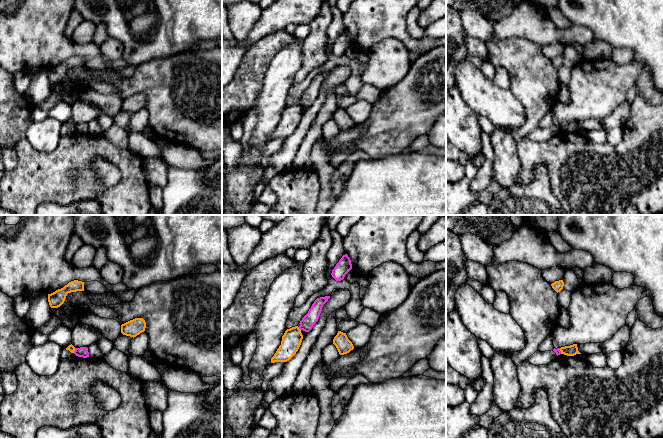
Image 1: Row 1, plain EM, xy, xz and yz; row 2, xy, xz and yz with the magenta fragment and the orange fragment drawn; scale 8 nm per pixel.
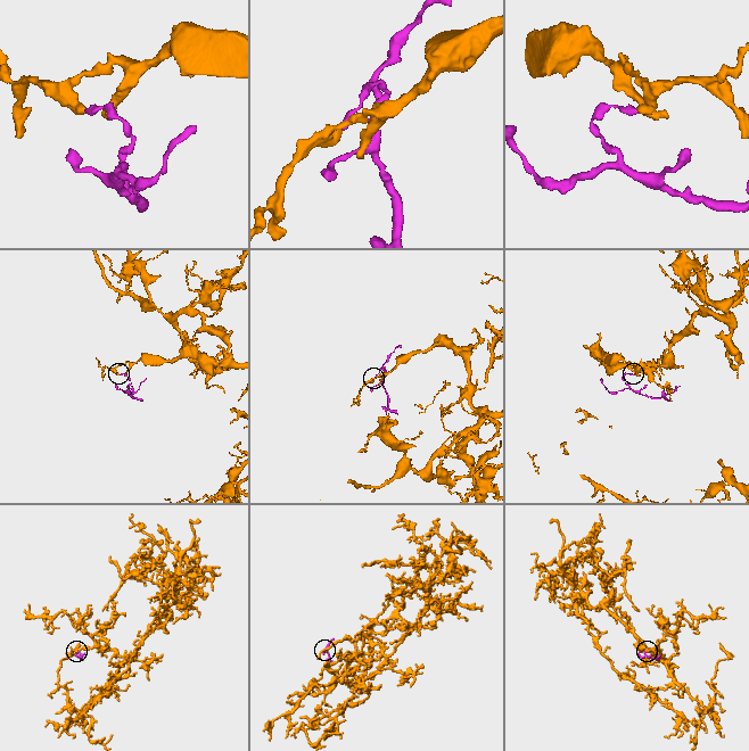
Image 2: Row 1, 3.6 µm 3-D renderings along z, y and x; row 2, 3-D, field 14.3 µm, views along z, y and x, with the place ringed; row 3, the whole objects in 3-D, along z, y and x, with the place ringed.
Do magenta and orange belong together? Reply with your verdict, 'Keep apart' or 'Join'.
Keep apart

